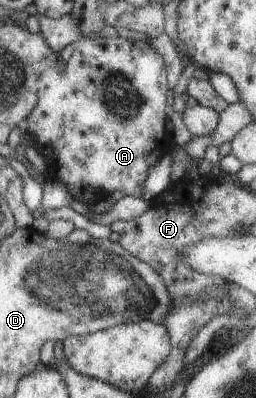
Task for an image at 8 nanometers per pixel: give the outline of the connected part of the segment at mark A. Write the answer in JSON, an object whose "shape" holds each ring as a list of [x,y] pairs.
{"shape":[[[81,37],[78,41],[67,45],[59,53],[59,64],[54,69],[47,69],[43,73],[39,80],[39,103],[36,104],[34,111],[30,116],[24,120],[23,125],[26,131],[32,133],[34,137],[35,147],[42,154],[42,157],[47,163],[47,175],[46,177],[54,179],[54,181],[62,181],[68,185],[68,191],[72,195],[72,199],[75,199],[76,191],[72,189],[70,183],[74,183],[74,177],[78,177],[78,183],[84,187],[94,187],[92,193],[96,193],[96,197],[100,195],[110,195],[114,191],[122,191],[124,195],[134,195],[134,197],[141,197],[144,191],[144,183],[146,183],[146,177],[148,177],[148,171],[158,163],[158,159],[170,151],[170,147],[174,145],[172,141],[172,133],[166,129],[166,103],[168,103],[168,84],[170,79],[166,79],[166,65],[162,61],[162,55],[154,51],[152,45],[148,45],[142,39],[135,41],[116,37],[97,37],[94,39],[88,39],[87,37]]]}

